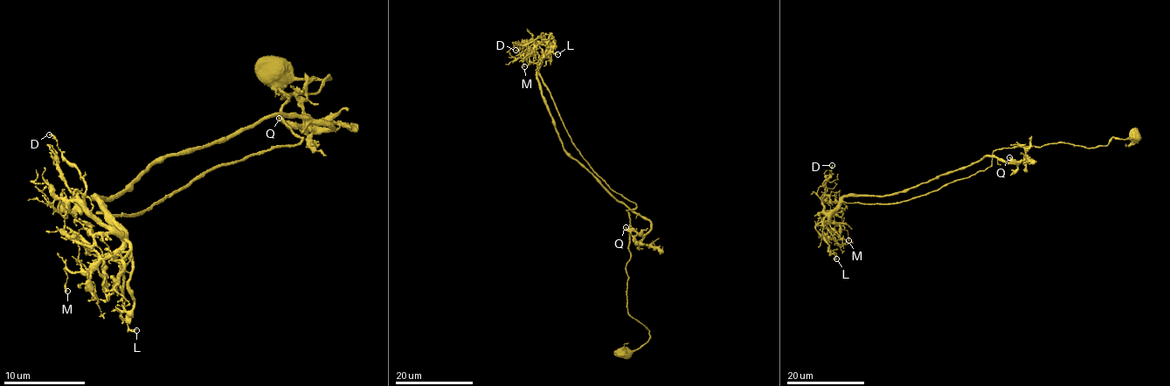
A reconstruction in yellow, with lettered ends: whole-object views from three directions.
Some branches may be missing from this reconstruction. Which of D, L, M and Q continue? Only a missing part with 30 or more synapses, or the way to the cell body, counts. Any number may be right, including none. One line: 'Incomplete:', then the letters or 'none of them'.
Incomplete: none of them

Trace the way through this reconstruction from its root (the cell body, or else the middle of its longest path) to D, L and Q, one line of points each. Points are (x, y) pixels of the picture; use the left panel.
D: (277, 73), (329, 78), (95, 197), (120, 232), (67, 185), (49, 134)
L: (277, 73), (329, 78), (95, 197), (132, 252), (136, 330)
Q: (277, 73), (329, 75), (314, 93), (279, 90), (289, 96), (285, 114), (332, 128), (279, 118)

